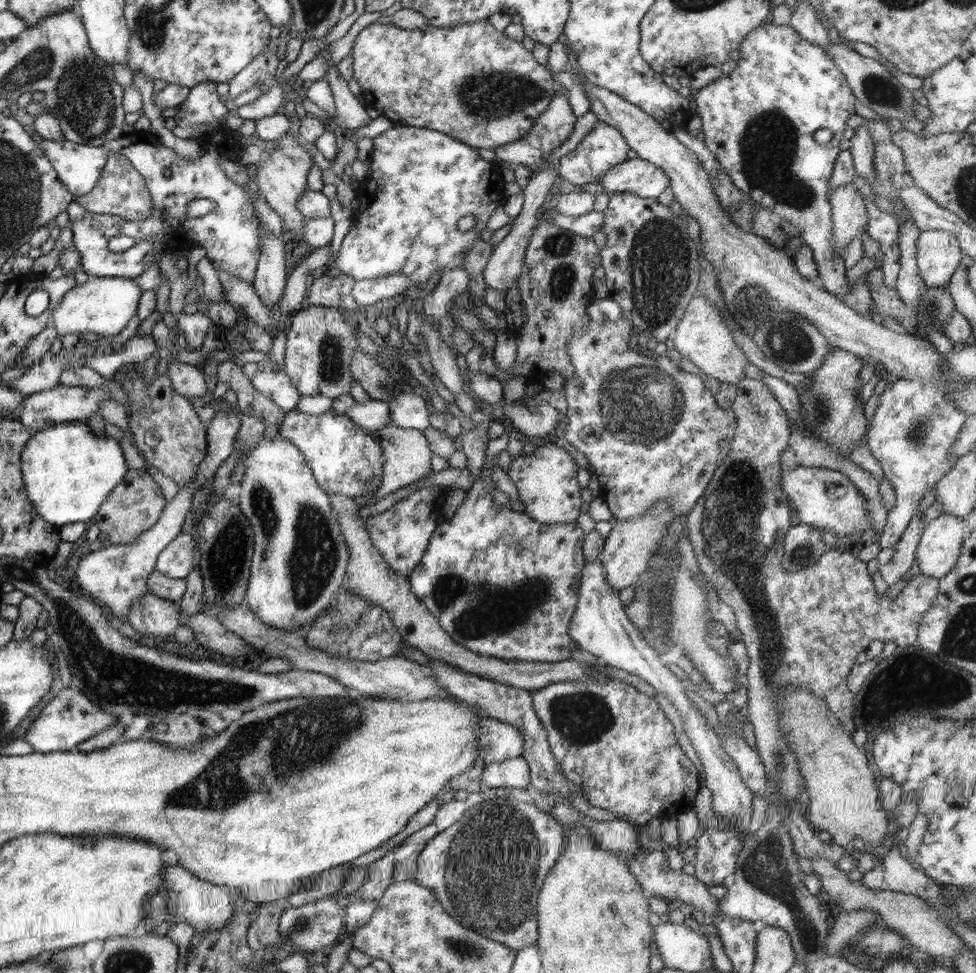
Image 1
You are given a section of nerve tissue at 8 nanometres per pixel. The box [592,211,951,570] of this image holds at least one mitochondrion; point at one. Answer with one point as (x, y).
(643, 406)

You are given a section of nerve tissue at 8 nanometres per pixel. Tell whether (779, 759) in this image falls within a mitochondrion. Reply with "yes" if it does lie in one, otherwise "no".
yes

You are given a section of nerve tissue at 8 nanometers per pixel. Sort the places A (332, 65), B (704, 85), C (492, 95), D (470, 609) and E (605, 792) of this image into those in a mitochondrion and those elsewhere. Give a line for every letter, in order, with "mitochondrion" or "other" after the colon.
A: other
B: other
C: mitochondrion
D: mitochondrion
E: other

